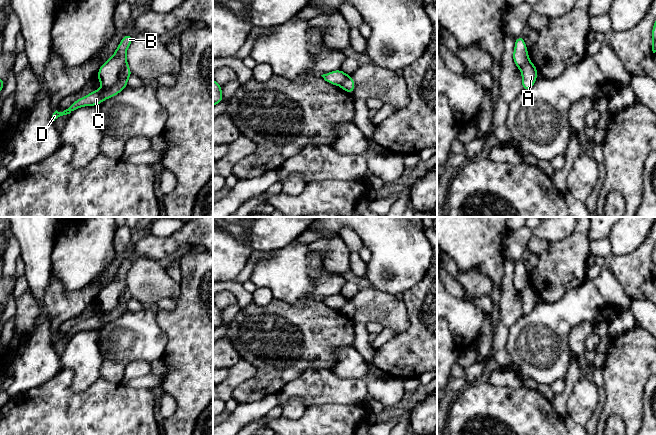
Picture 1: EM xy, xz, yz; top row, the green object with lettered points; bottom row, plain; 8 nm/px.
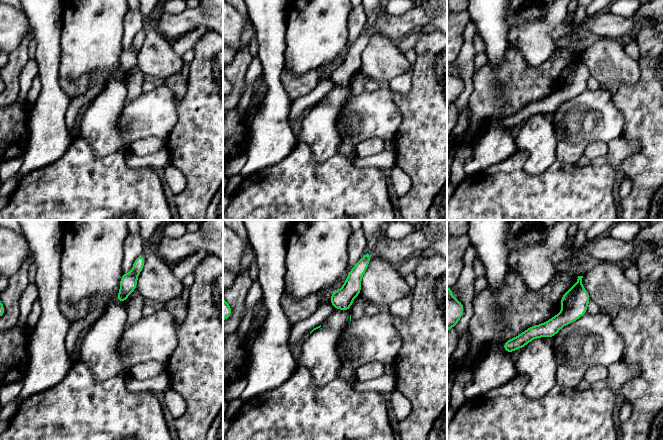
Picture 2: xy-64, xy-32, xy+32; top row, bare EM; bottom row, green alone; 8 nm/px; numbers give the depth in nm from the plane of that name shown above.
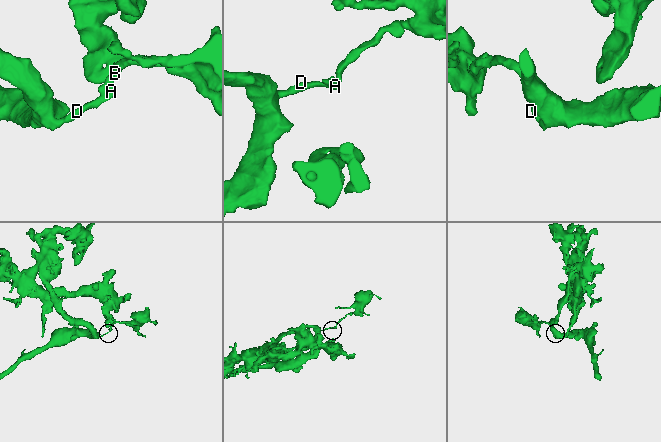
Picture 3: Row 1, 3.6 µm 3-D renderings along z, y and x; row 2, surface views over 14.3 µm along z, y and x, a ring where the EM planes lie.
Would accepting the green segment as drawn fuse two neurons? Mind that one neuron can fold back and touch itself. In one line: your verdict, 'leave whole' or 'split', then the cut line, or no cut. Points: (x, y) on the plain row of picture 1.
split | xy (126, 286), (122, 290), (117, 303), (105, 311)

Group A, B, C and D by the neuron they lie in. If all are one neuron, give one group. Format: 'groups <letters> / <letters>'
groups A C D / B

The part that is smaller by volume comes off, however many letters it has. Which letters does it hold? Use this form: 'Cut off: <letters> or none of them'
Cut off: B

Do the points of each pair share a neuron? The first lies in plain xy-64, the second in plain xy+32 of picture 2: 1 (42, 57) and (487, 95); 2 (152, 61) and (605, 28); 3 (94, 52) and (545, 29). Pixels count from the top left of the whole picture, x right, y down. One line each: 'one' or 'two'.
1: two
2: two
3: one

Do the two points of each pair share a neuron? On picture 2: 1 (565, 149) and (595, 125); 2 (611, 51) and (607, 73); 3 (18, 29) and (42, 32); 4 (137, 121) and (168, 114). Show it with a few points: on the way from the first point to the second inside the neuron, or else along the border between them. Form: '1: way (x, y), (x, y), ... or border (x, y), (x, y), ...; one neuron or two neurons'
1: way (572, 142), (588, 126); one neuron
2: way (607, 56), (607, 68); one neuron
3: border (22, 10), (31, 29); two neurons
4: way (145, 117), (151, 114), (160, 114); one neuron

